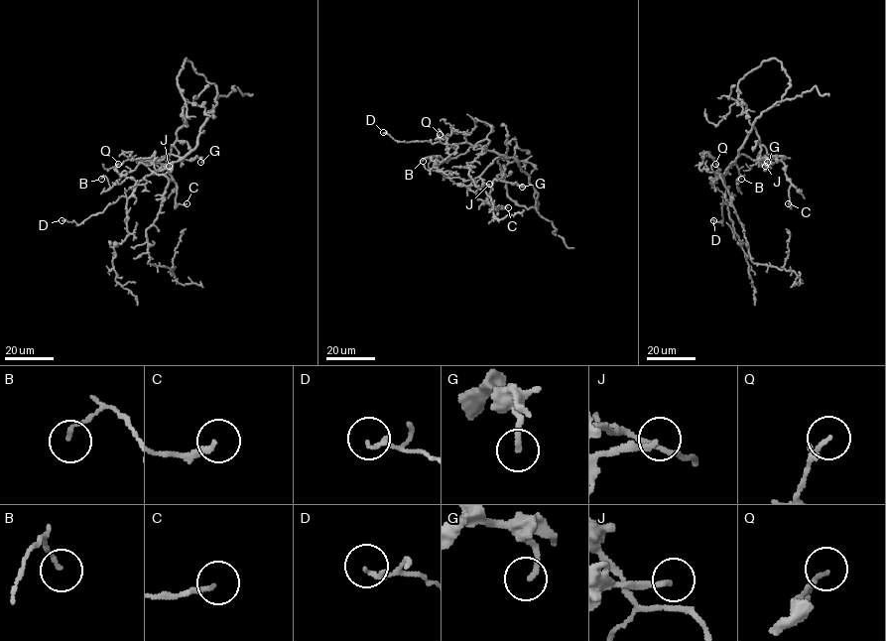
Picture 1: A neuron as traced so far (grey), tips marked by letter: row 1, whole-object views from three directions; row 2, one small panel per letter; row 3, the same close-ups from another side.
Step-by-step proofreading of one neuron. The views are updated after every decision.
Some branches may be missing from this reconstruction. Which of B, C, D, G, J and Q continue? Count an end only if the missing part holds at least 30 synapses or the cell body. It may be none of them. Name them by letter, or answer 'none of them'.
none of them

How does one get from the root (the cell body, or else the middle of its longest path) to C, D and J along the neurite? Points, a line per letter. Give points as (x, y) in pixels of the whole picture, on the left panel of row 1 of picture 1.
C: (171, 163), (180, 158), (171, 154), (159, 163), (148, 161), (168, 159), (175, 201), (187, 203)
D: (171, 163), (164, 164), (141, 180), (127, 197), (121, 196), (102, 212), (91, 215), (80, 224), (62, 220)
J: (171, 163), (180, 158), (171, 154), (159, 163), (148, 161), (159, 167), (169, 166)

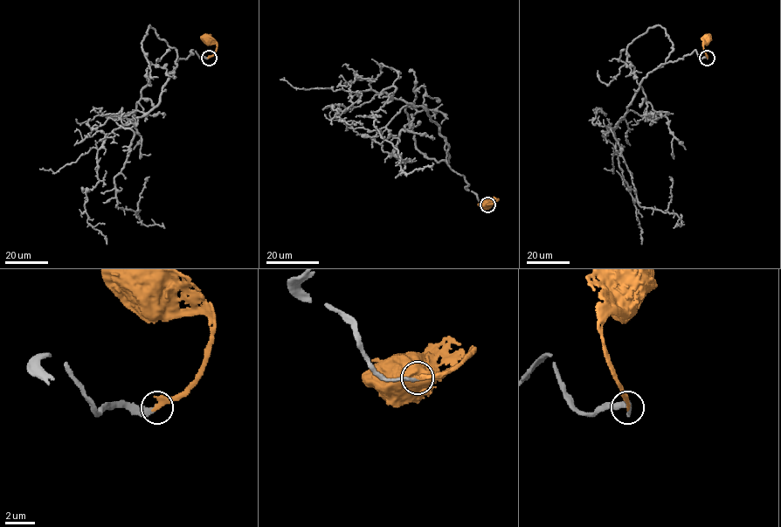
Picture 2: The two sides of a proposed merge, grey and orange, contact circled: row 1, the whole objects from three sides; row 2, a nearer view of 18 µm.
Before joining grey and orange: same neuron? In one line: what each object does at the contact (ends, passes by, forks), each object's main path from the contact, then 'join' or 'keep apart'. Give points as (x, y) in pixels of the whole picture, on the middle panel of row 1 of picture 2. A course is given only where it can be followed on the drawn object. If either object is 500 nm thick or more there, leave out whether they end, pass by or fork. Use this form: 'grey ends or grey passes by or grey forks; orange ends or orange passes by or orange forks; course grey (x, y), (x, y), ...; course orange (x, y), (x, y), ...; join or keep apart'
grey ends; orange ends; course grey (487, 204), (446, 162), (427, 111), (383, 89), (396, 88), (371, 112), (374, 127), (404, 172), (432, 169); course orange (487, 204), (498, 200), (485, 204); join

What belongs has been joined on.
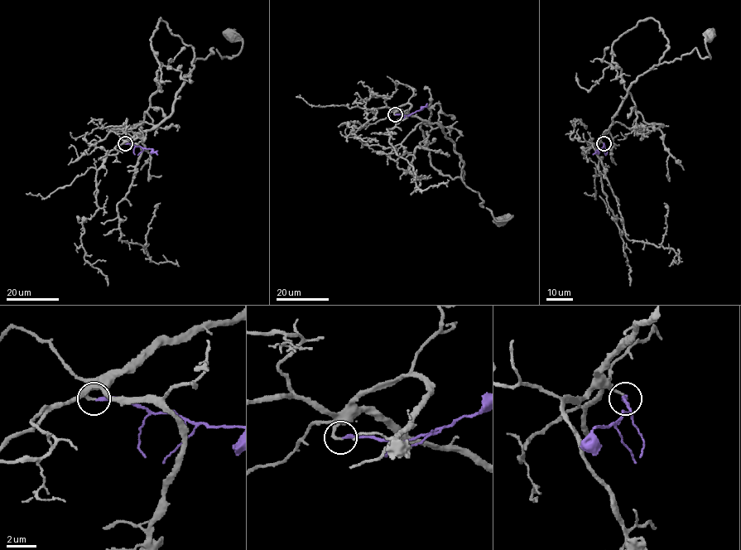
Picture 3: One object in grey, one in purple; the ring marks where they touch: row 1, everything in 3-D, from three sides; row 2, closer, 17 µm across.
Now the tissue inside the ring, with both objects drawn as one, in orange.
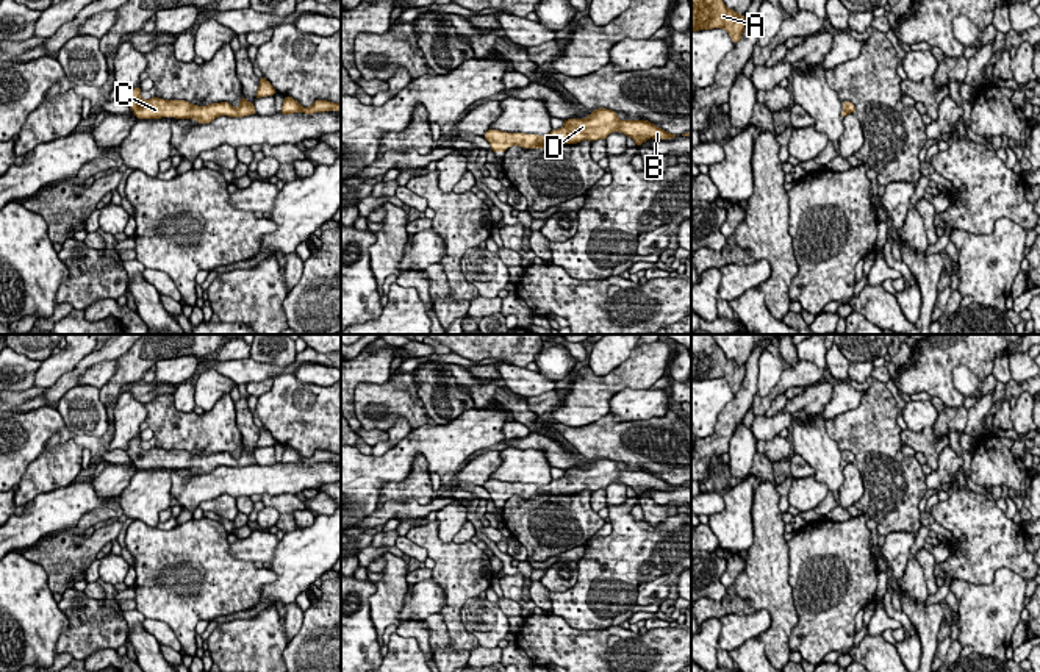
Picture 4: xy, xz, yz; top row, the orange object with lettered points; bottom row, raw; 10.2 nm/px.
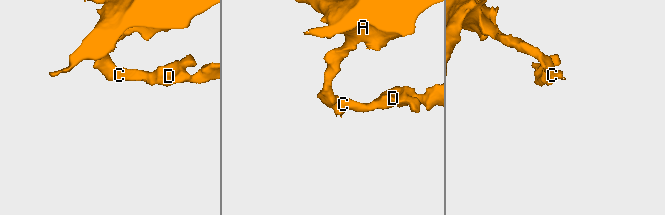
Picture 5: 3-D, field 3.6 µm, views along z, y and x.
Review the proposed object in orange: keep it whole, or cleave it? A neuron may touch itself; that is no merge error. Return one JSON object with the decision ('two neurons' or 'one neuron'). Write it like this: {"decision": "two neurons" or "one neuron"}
{"decision": "one neuron"}

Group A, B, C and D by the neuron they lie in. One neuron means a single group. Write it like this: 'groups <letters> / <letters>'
groups A B C D

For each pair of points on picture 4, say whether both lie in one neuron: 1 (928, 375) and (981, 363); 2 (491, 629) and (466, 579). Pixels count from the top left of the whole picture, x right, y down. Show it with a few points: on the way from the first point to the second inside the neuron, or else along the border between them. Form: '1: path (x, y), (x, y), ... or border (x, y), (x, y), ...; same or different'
1: path (940, 363), (945, 358), (968, 358); same
2: border (477, 596), (462, 608), (462, 624), (471, 633); different

